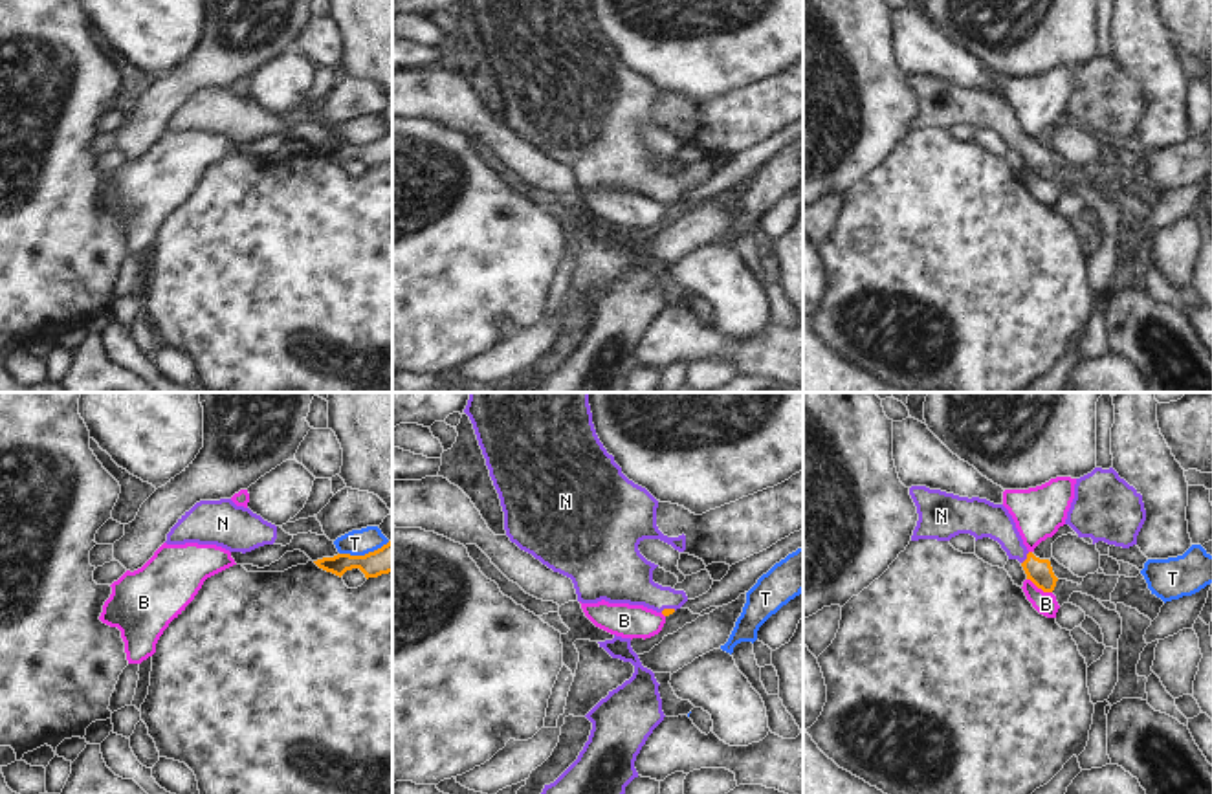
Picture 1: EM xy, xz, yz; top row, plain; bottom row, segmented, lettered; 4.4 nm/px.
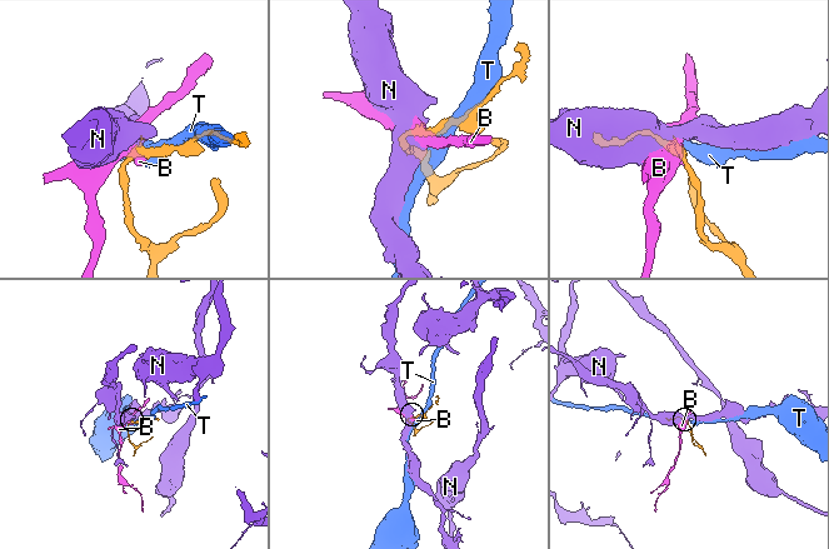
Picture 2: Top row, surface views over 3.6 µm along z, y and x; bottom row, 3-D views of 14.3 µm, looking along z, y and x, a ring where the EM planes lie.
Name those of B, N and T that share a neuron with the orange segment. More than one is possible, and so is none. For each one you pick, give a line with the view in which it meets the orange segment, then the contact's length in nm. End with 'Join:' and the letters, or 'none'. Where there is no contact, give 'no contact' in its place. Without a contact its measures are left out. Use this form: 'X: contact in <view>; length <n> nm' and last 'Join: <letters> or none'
N: contact in yz; length 70 nm
Join: N

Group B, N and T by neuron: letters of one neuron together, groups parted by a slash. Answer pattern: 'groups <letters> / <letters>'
groups B / N / T

